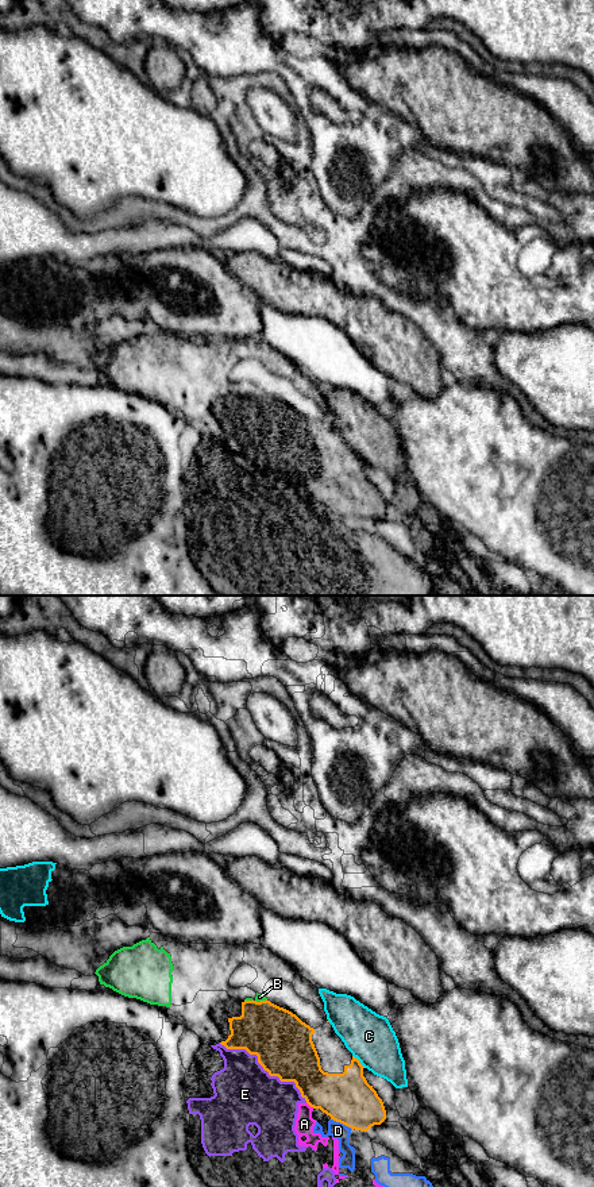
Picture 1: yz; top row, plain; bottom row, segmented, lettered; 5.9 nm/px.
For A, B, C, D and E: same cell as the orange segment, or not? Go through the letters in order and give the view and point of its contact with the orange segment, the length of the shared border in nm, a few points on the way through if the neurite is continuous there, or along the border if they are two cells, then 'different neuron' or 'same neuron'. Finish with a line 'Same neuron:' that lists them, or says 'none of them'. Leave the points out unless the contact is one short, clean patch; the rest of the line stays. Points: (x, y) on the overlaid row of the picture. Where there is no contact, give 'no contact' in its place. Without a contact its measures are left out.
A: meets orange in yz at (311, 1106); contact 60 nm long; border along yz (307, 1102), (313, 1108); different neuron
B: meets orange in yz at (261, 1001); contact 70 nm long; runs through yz (278, 1037), (261, 1020), (261, 1001), (259, 997); same neuron
C: meets orange in yz at (359, 1062); contact 110 nm long; different neuron
D: meets orange in yz at (342, 1122); contact 140 nm long; different neuron
E: meets orange in yz at (263, 1068); contact 650 nm long; different neuron
Same neuron: B

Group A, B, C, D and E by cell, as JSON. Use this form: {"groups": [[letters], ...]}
{"groups": [["A", "D", "E"], ["B"], ["C"]]}

